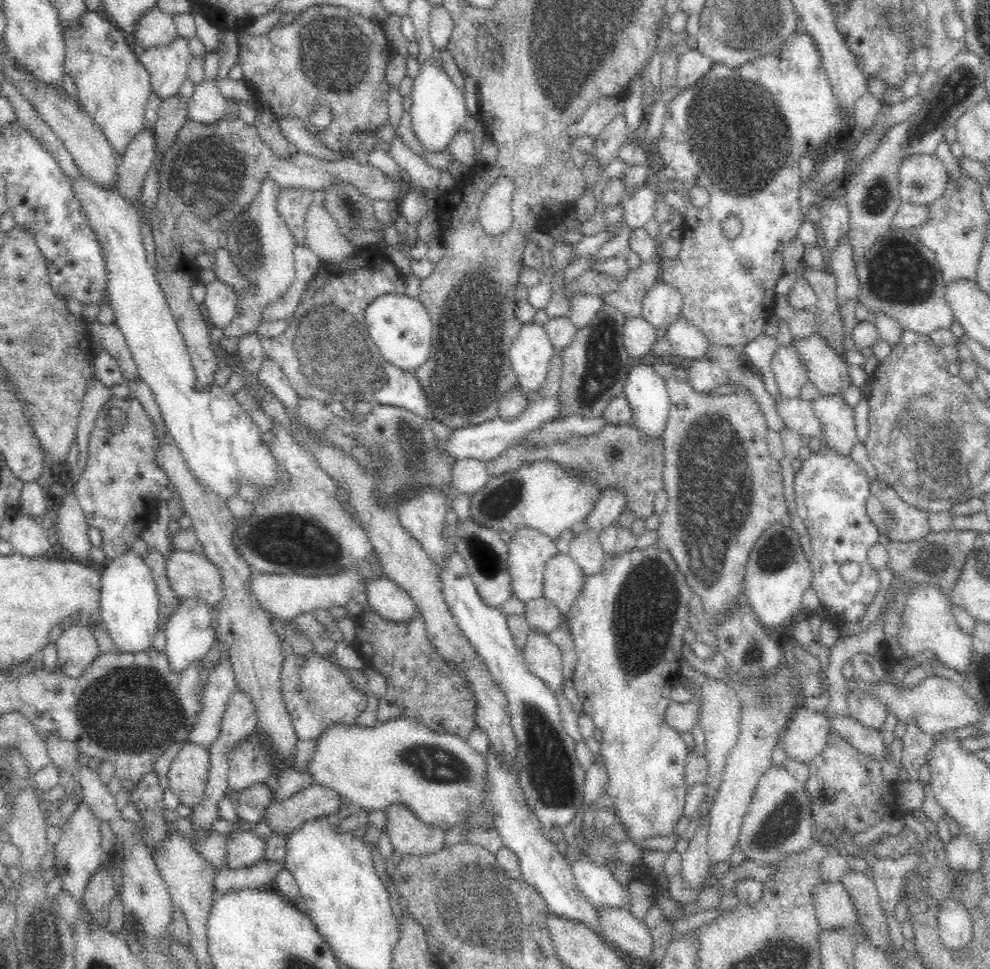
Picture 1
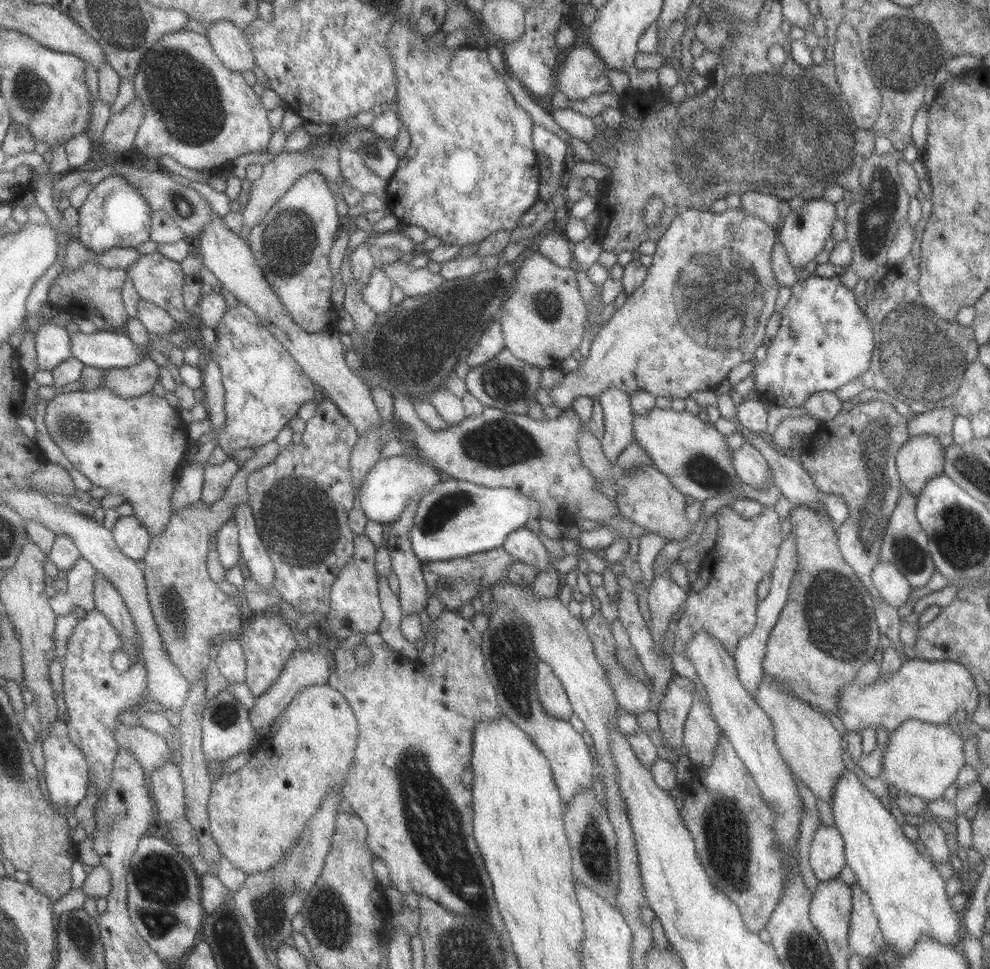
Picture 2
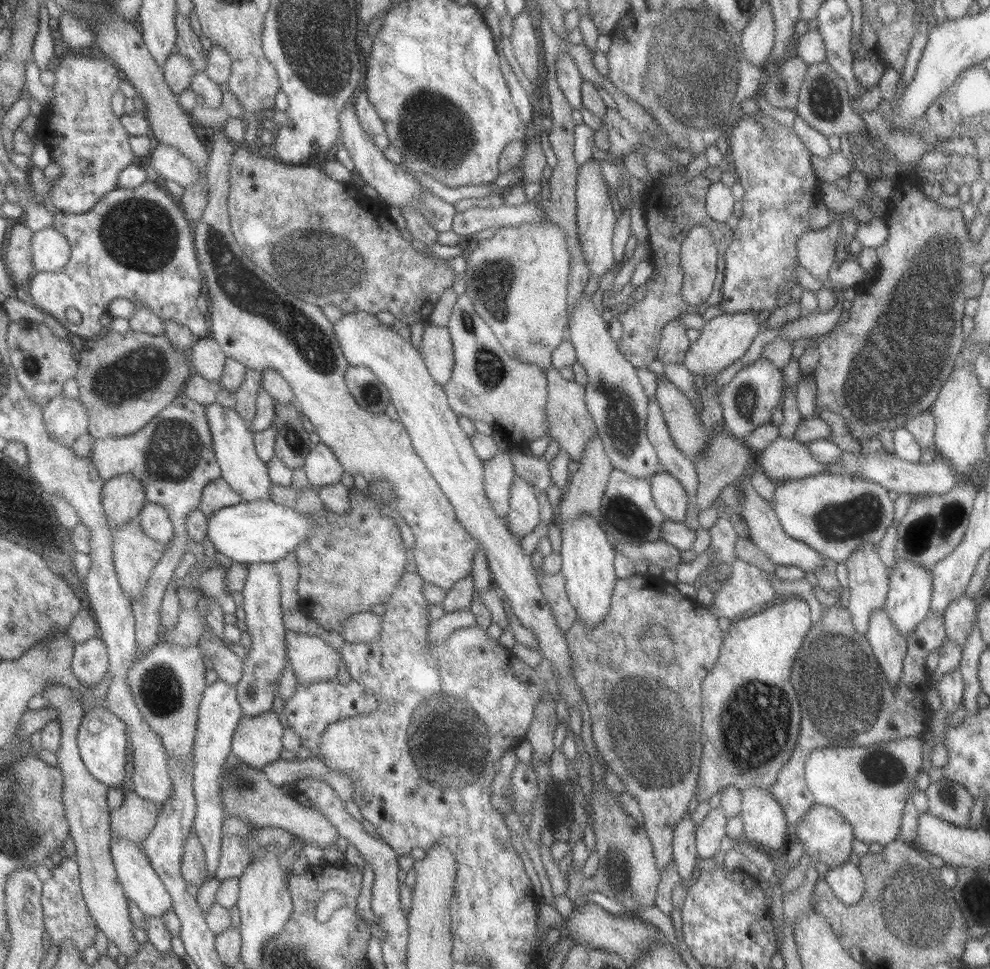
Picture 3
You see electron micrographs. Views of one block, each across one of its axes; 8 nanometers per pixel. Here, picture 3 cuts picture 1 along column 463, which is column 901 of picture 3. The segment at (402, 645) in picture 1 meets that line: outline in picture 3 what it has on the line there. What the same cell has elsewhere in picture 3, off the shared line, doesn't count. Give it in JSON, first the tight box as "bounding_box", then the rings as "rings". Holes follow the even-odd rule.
{"bounding_box":[768,604,946,828],"rings":[[[840,604],[824,606],[822,617],[817,623],[810,626],[807,634],[803,637],[801,646],[797,649],[797,654],[793,658],[793,666],[791,666],[791,676],[789,676],[789,682],[791,682],[793,690],[797,692],[797,702],[799,702],[799,710],[801,710],[799,738],[795,742],[790,757],[777,772],[775,782],[768,787],[771,795],[781,805],[783,817],[789,828],[795,827],[795,824],[803,818],[803,814],[814,804],[813,797],[805,786],[803,778],[805,758],[812,750],[837,748],[837,746],[871,746],[878,742],[886,743],[903,737],[919,737],[927,729],[926,725],[931,719],[932,711],[924,694],[924,690],[928,687],[925,681],[928,679],[925,659],[927,654],[939,647],[946,638],[943,626],[943,617],[930,610],[927,616],[911,629],[906,638],[906,653],[903,657],[899,682],[895,685],[895,689],[891,689],[885,682],[884,675],[880,673],[879,666],[876,664],[863,634],[855,632],[855,629],[851,627],[847,609]]]}

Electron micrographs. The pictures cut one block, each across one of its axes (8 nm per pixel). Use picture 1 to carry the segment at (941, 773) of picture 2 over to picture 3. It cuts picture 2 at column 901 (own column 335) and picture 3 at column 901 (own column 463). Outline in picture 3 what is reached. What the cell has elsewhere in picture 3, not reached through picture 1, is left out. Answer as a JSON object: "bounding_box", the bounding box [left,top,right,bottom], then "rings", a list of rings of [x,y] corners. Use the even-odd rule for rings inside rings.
{"bounding_box":[803,737,922,846],"rings":[[[903,737],[900,739],[893,739],[893,741],[889,742],[878,742],[877,744],[871,746],[837,746],[837,748],[817,748],[812,750],[807,758],[805,758],[804,766],[803,766],[803,778],[805,781],[805,786],[809,789],[811,796],[813,797],[814,804],[820,804],[823,806],[828,806],[835,810],[835,812],[839,813],[845,821],[851,825],[851,834],[853,835],[854,840],[858,840],[859,842],[863,842],[866,845],[869,845],[871,842],[873,844],[879,844],[881,846],[892,843],[893,841],[899,838],[899,825],[901,822],[901,816],[903,812],[903,806],[905,806],[905,801],[907,800],[907,796],[909,796],[909,792],[911,787],[913,786],[914,780],[916,777],[922,773],[921,767],[921,738],[919,737]]]}

